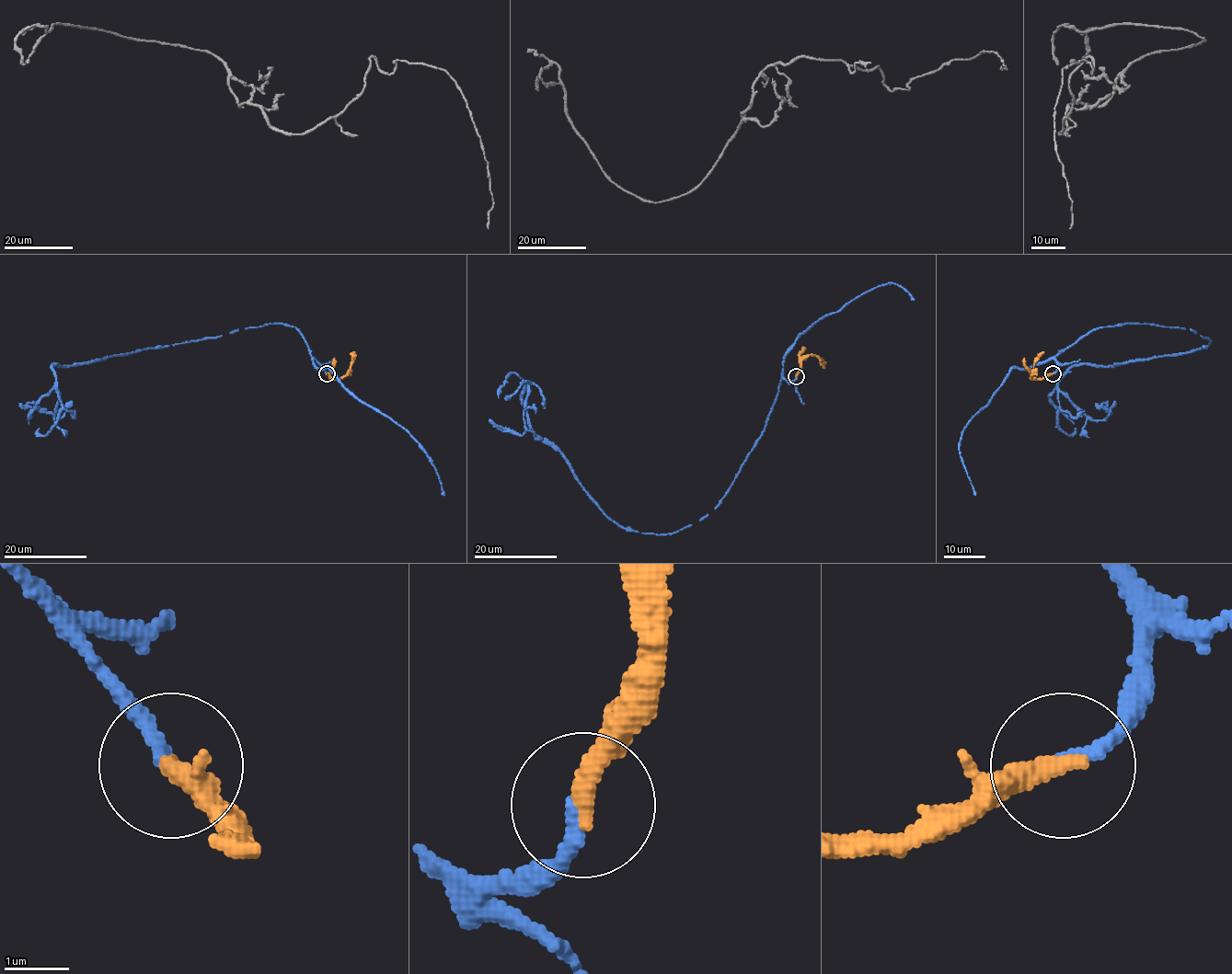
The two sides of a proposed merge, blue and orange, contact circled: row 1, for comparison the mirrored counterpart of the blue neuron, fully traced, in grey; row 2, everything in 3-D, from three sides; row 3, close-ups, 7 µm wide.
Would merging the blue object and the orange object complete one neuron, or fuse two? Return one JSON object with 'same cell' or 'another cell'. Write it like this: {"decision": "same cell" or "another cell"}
{"decision": "same cell"}

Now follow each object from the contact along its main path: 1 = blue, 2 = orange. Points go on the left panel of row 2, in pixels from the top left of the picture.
1: (327, 373), (294, 326), (267, 324), (88, 363), (52, 366), (59, 391), (55, 419), (19, 403)
2: (327, 373), (332, 378), (342, 377), (350, 368), (354, 351)

